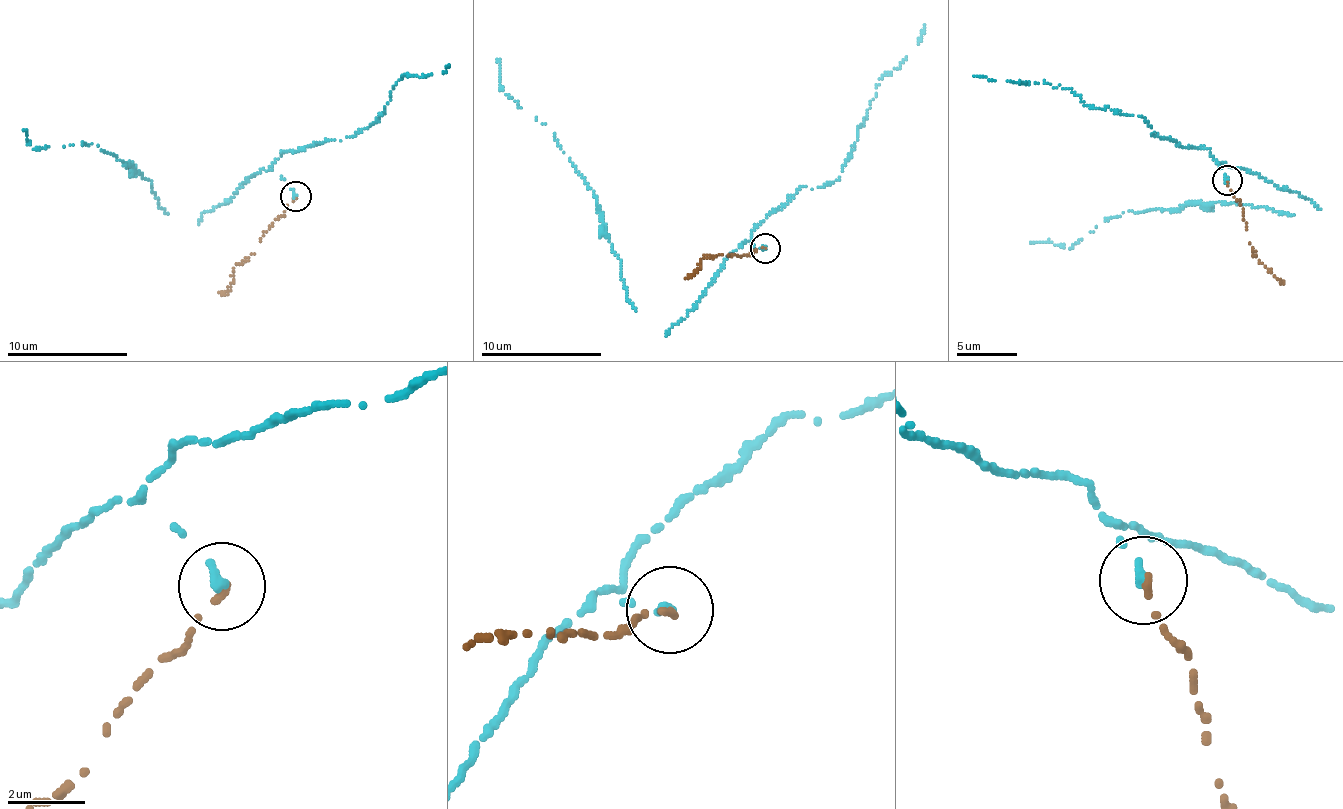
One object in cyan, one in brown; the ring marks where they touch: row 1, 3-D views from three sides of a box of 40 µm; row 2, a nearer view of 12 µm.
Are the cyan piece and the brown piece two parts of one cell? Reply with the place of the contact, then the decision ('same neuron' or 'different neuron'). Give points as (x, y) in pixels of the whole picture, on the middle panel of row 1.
at (765, 248); different neuron

